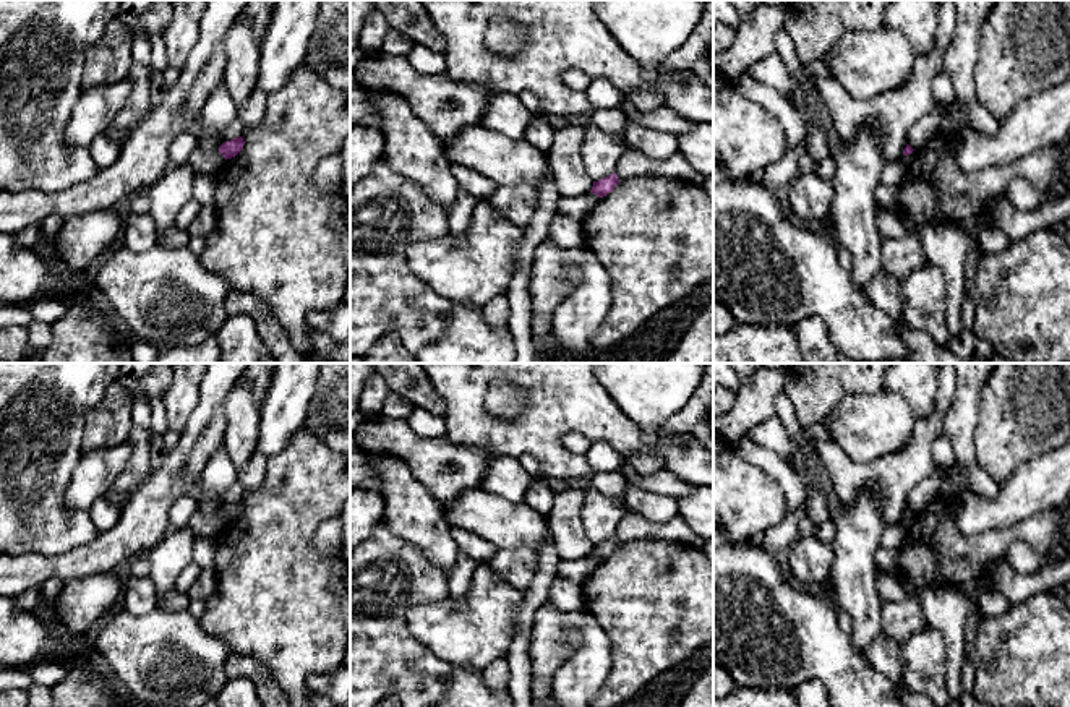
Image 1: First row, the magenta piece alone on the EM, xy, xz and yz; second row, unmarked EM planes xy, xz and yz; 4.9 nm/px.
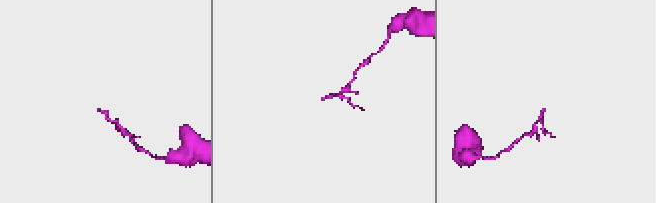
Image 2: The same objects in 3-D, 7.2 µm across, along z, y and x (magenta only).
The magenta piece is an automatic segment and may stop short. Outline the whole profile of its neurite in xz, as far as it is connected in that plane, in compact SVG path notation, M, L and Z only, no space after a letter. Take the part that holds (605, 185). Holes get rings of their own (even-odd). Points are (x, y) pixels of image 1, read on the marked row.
M613 172L611 175L601 178L598 182L593 182L590 193L603 198L608 193L611 193L618 183L619 183L619 180L618 180L616 174Z

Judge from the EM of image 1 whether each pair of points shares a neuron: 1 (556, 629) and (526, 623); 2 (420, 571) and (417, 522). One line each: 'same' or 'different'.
1: different
2: different

